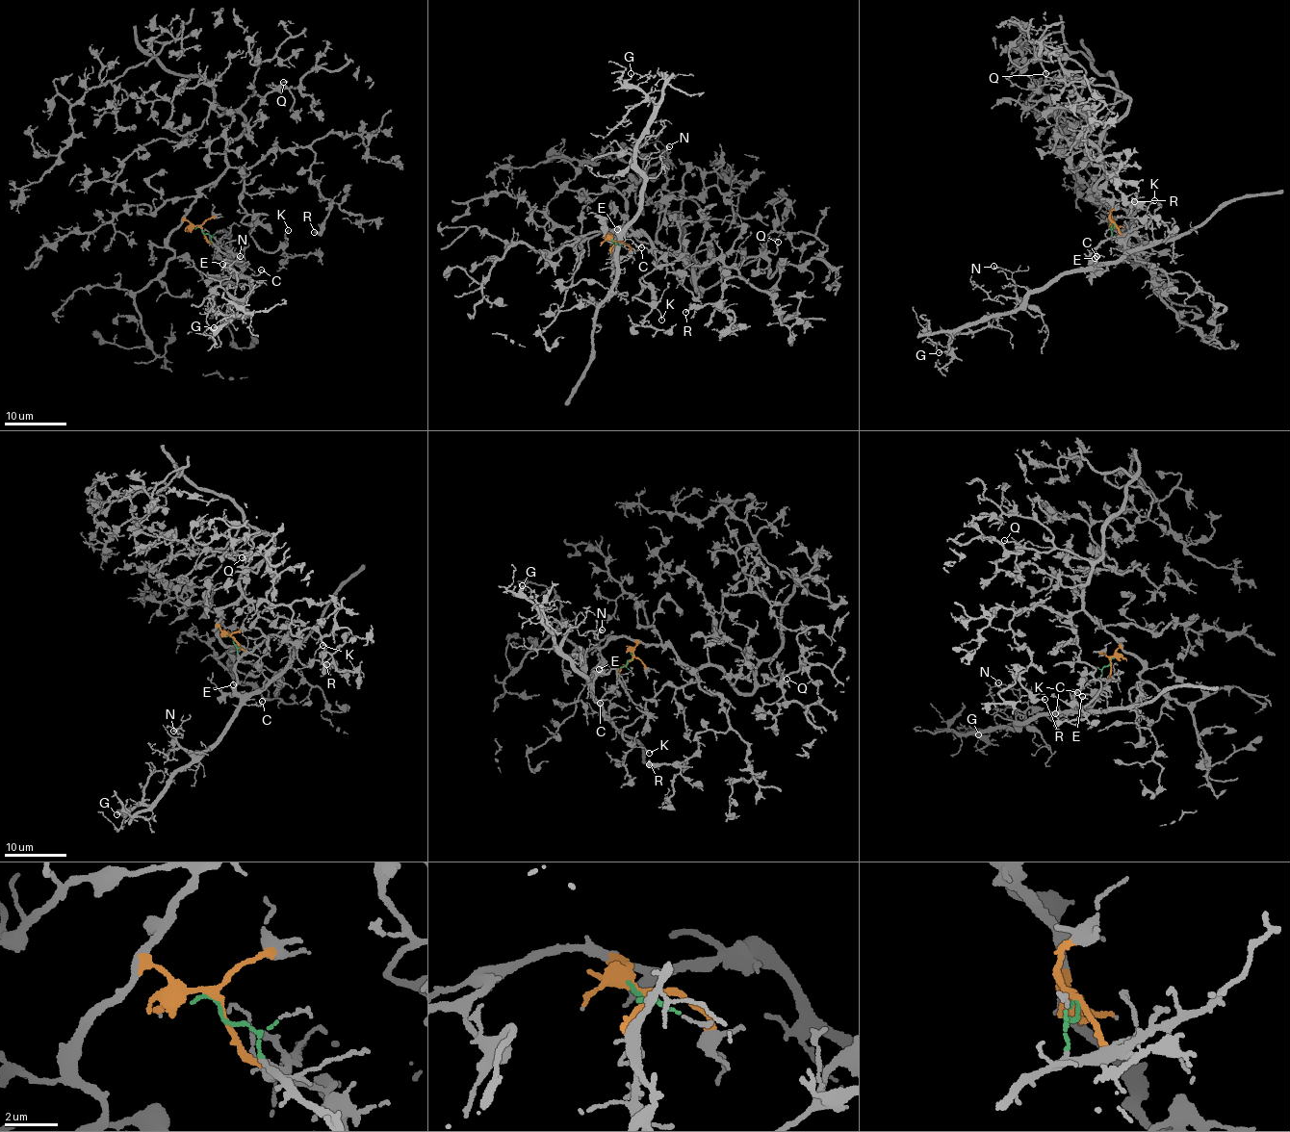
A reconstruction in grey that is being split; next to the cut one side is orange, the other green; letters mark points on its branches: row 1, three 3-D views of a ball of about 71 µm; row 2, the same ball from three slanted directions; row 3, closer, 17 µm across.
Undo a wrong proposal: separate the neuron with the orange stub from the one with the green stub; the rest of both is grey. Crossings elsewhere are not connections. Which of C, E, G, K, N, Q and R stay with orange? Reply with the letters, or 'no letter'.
K, Q, R

